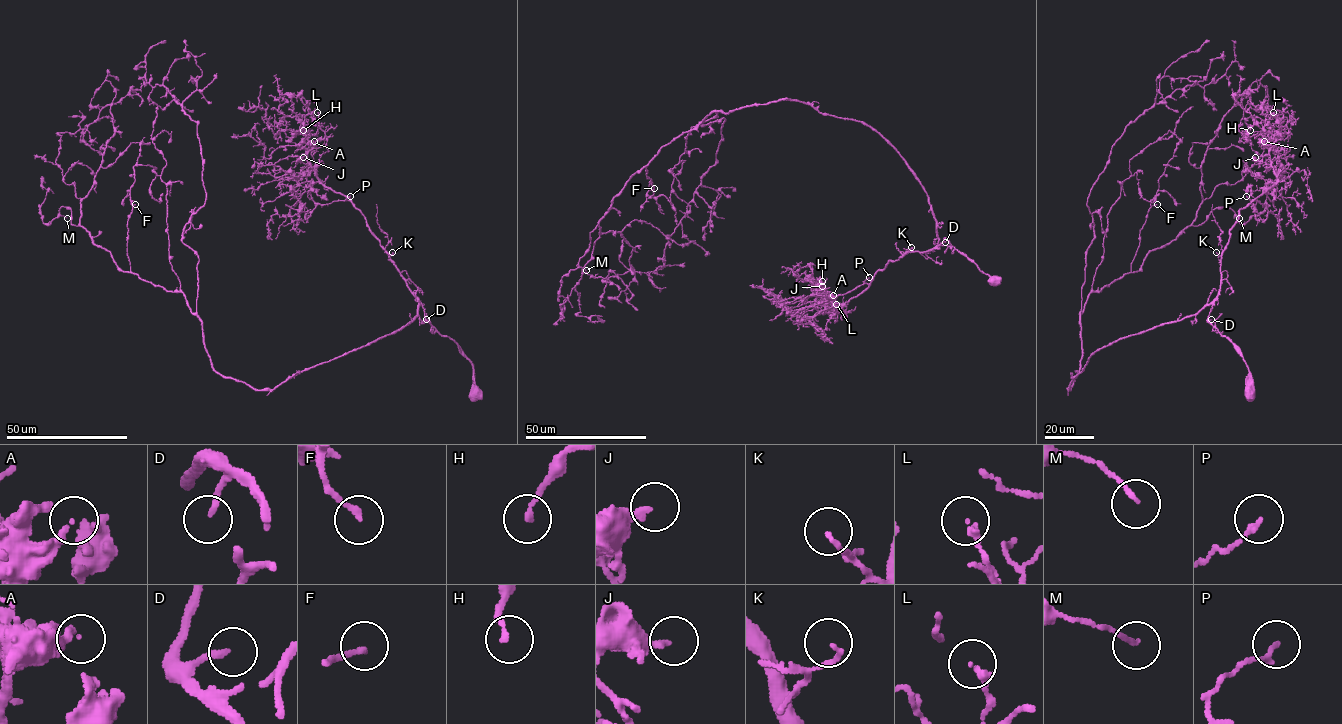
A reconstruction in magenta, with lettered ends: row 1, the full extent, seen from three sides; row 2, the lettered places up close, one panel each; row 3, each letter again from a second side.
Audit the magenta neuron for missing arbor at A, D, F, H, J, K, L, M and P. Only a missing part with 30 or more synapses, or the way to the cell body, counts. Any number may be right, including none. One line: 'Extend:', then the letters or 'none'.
Extend: none

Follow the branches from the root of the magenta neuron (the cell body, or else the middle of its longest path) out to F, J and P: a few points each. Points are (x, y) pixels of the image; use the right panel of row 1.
F: (1247, 394), (1248, 366), (1207, 320), (1213, 302), (1098, 349), (1069, 389), (1088, 296), (1131, 271), (1157, 204)
J: (1247, 394), (1248, 366), (1207, 319), (1220, 288), (1222, 252), (1238, 212), (1277, 182), (1269, 156), (1255, 157)
P: (1247, 394), (1248, 366), (1237, 347), (1207, 320), (1220, 288), (1229, 232), (1238, 212), (1252, 201), (1246, 196)

